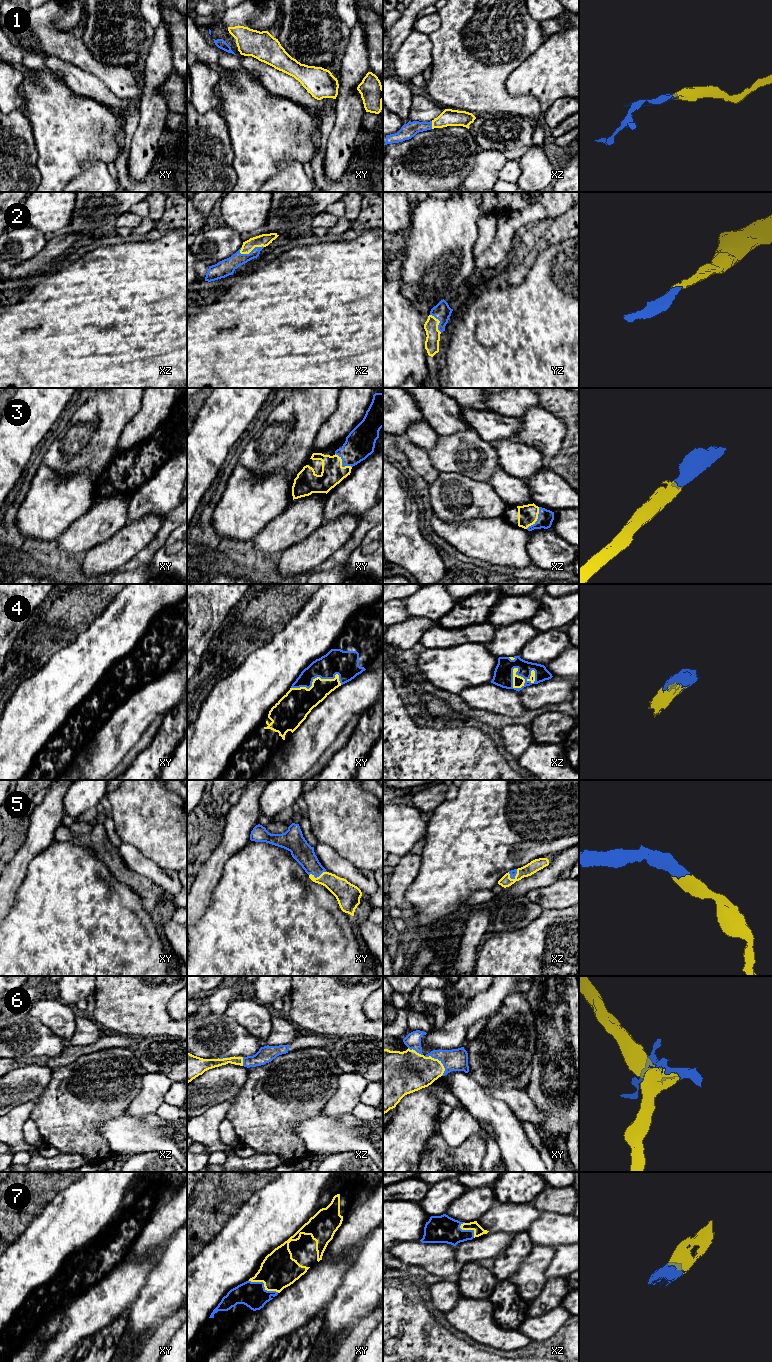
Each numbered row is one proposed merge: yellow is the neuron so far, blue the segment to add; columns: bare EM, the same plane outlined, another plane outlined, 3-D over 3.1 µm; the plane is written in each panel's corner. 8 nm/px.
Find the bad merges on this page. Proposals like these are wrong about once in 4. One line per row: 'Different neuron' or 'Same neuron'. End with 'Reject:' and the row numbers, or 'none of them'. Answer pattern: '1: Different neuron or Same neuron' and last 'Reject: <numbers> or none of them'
1: Same neuron
2: Same neuron
3: Same neuron
4: Same neuron
5: Same neuron
6: Same neuron
7: Same neuron
Reject: none of them

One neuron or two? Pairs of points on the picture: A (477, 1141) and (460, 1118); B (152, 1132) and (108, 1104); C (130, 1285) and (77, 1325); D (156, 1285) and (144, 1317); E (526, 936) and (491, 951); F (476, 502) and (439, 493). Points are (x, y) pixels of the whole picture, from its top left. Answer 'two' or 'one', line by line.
A: two
B: two
C: one
D: one
E: one
F: one

